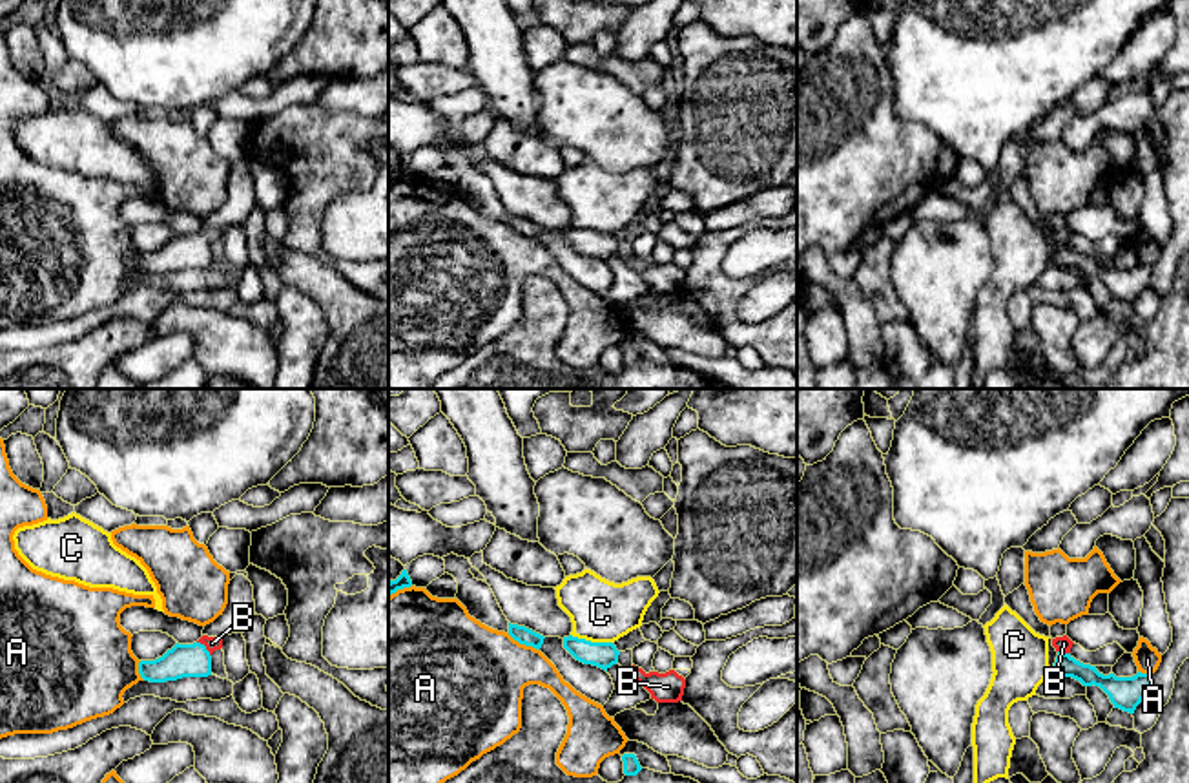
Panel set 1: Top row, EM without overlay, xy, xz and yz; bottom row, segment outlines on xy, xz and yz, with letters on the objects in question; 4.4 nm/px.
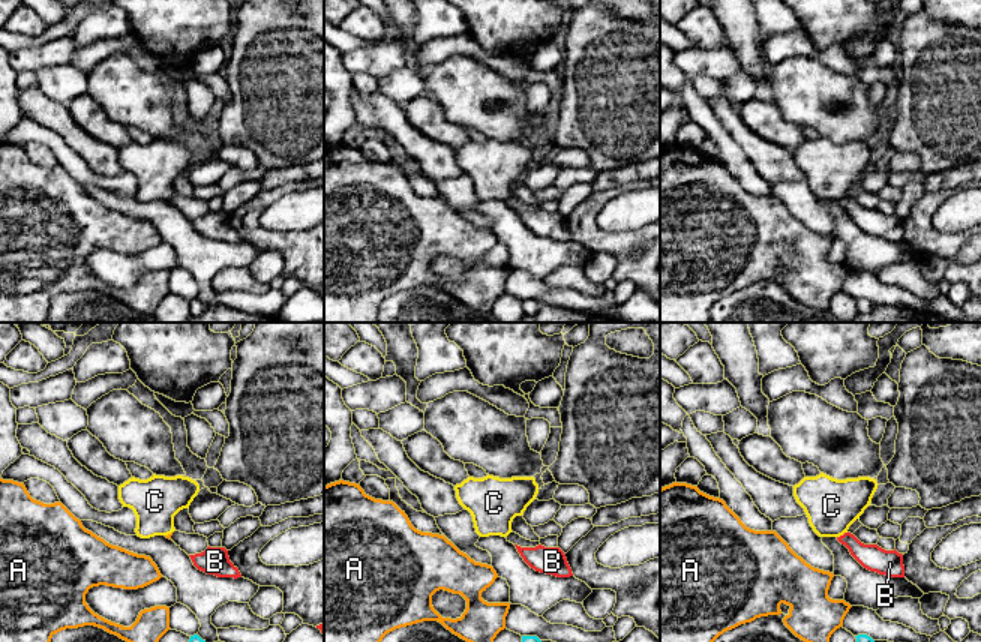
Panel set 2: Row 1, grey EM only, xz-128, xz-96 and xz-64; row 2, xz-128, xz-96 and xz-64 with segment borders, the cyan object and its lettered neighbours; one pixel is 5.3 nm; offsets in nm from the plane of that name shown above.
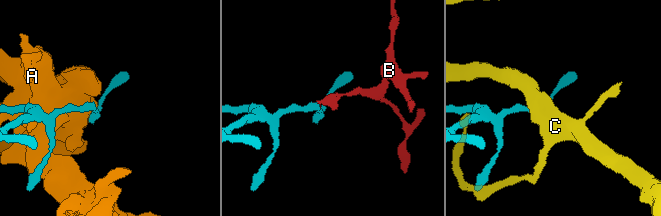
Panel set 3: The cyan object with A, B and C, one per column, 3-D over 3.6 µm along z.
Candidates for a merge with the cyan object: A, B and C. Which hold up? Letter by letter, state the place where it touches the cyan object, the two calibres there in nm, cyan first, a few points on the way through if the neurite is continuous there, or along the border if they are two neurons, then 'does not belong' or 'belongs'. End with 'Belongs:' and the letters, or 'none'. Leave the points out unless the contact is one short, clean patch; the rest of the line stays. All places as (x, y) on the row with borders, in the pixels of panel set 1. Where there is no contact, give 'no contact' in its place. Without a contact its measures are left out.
A: meets cyan in xz at (524, 643); 80 nm thick on the cyan side, 420 nm on the other; does not belong
B: meets cyan in xy at (205, 648); 140 nm thick on the cyan side, 60 nm on the other; runs through xy (194, 659), (205, 648), (212, 643); belongs
C: meets cyan in xz at (589, 641); 110 nm thick on the cyan side, 280 nm on the other; border along xz (571, 634), (582, 639), (611, 643); does not belong
Belongs: B

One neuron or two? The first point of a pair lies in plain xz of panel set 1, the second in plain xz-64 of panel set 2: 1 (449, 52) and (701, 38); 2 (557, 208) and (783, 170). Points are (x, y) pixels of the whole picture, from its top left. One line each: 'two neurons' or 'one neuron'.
1: one neuron
2: one neuron

